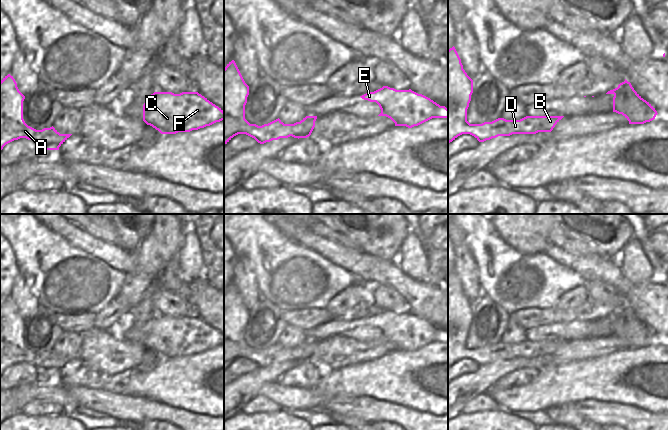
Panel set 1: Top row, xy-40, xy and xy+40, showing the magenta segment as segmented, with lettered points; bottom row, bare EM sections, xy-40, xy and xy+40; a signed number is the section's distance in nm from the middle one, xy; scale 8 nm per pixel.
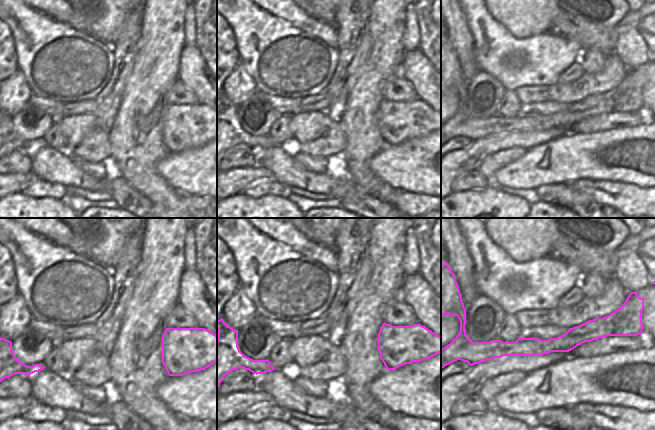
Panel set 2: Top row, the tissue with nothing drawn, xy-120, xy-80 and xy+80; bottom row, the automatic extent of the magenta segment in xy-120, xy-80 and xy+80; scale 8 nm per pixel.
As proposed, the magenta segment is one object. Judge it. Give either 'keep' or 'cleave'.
cleave

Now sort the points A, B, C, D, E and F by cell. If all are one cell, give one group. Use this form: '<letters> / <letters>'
A B D / C E F

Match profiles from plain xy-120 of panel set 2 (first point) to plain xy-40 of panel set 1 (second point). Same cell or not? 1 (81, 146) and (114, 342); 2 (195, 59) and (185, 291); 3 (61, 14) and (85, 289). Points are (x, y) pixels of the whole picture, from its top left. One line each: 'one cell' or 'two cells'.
1: one cell
2: two cells
3: two cells

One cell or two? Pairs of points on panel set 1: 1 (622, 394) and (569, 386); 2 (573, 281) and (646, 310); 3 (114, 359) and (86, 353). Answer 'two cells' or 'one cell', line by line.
1: one cell
2: two cells
3: one cell

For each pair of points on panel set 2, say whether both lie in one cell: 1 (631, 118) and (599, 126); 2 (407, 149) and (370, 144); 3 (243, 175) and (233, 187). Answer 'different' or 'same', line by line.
1: same
2: different
3: same

